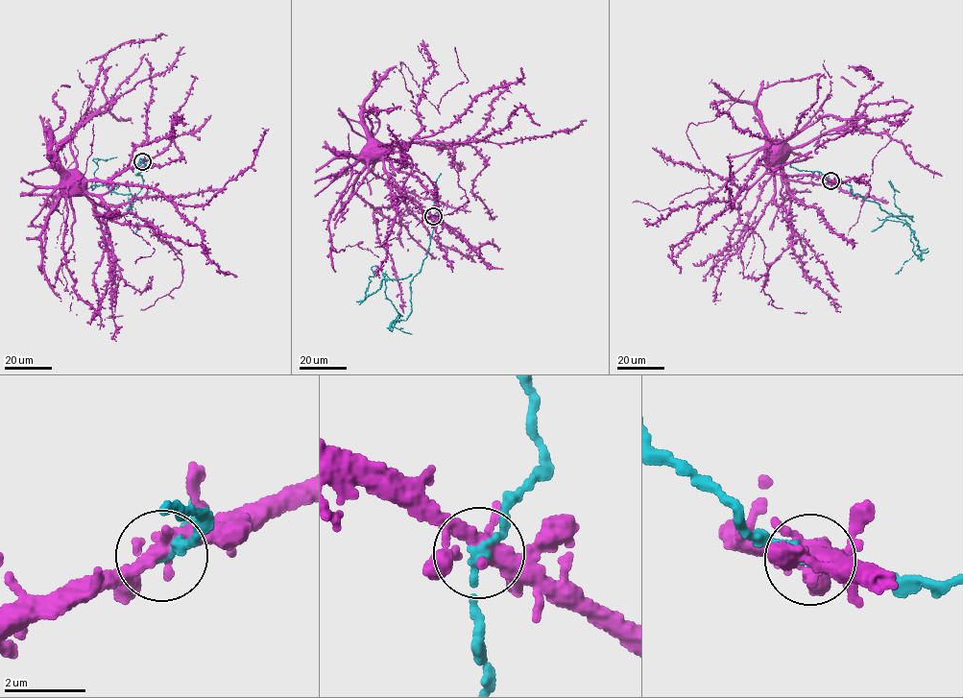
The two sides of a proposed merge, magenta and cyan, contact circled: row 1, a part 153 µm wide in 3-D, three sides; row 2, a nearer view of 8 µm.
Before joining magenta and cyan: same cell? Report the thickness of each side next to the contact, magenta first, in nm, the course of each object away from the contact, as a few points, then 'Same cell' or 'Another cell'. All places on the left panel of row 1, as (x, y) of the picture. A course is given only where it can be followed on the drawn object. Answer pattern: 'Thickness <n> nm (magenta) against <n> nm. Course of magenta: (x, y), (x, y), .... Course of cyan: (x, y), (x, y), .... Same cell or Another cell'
Thickness 360 nm (magenta) against 220 nm. Course of magenta: (142, 162), (111, 177), (108, 182), (111, 190), (102, 194), (90, 194), (73, 182), (71, 186). Course of cyan: (142, 162), (135, 174), (143, 186), (132, 206), (128, 186), (111, 191), (94, 185), (92, 160), (117, 156). Another cell

